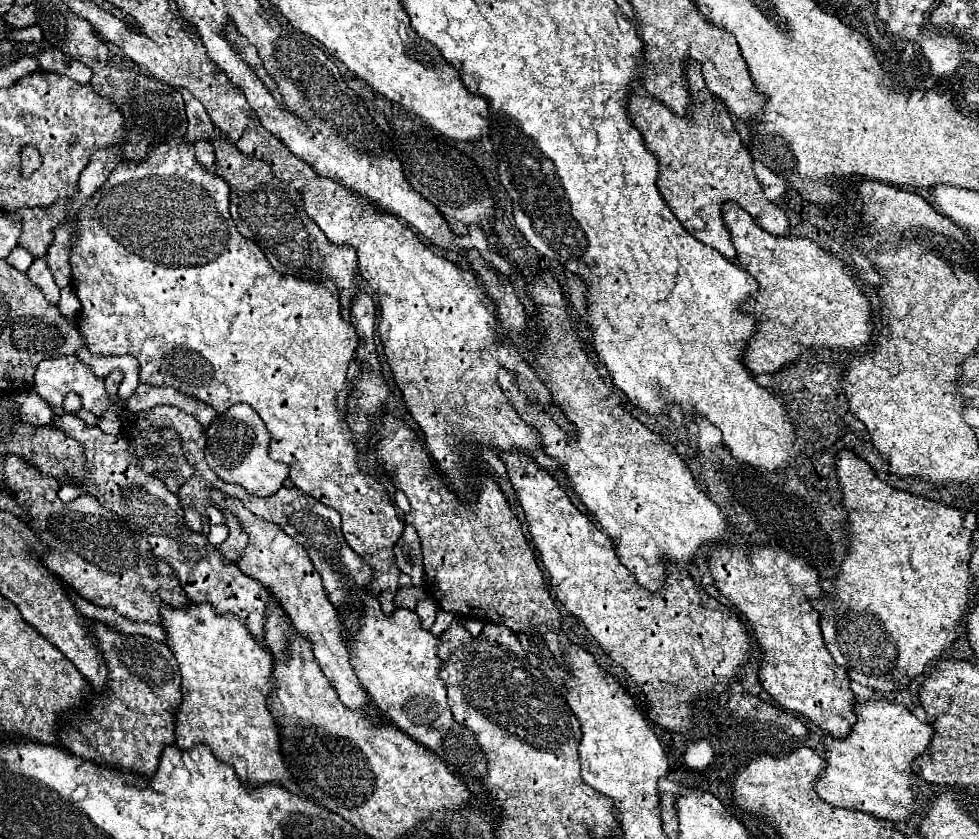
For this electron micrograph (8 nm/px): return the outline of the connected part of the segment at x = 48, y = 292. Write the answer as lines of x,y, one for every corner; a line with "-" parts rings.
35,260
29,266
27,276
41,288
41,292
45,294
47,300
51,300
53,304
59,302
59,286
55,284
55,278
53,278
51,270
47,268
47,262
45,260

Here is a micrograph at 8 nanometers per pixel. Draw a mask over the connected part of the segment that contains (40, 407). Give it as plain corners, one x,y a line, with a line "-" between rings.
27,390
15,396
15,402
19,404
19,416
25,422
31,422
35,426
43,424
53,424
55,412
47,400
41,400
35,390

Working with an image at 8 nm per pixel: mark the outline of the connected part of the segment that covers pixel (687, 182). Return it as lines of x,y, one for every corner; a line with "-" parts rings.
687,62
687,78
683,80
691,80
691,102
687,102
687,106
669,108
655,98
631,96
629,114
635,120
635,126
643,132
645,146
659,156
657,188
671,212
689,234
719,250
727,260
735,262
737,252
721,216
725,202
737,202
775,236
787,236
789,222
791,226
797,226
799,206
807,204
805,198
797,196
789,180
783,180
783,176
761,160
753,160
751,152
747,150
747,138
751,138
751,134
743,134
741,138
731,120
729,108
723,108
723,104
719,104
719,100
707,92
703,72
699,72
699,62

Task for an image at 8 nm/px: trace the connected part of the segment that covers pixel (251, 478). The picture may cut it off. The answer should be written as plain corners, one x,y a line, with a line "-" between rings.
235,404
227,412
217,414
217,418
207,428
205,462
209,468
225,482
239,484
247,492
257,496
275,494
289,476
289,466
269,458
269,430
265,428
259,414
249,404

